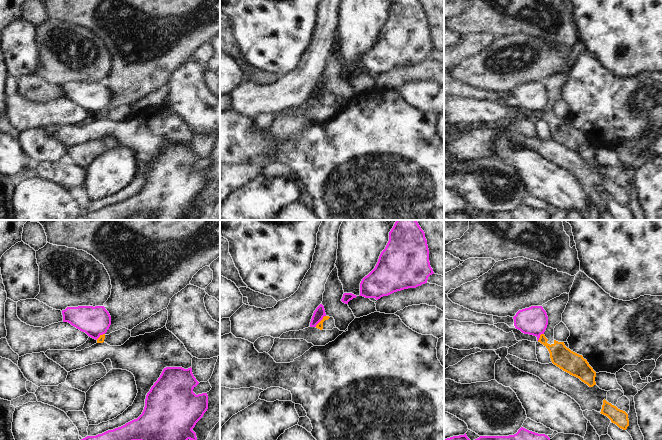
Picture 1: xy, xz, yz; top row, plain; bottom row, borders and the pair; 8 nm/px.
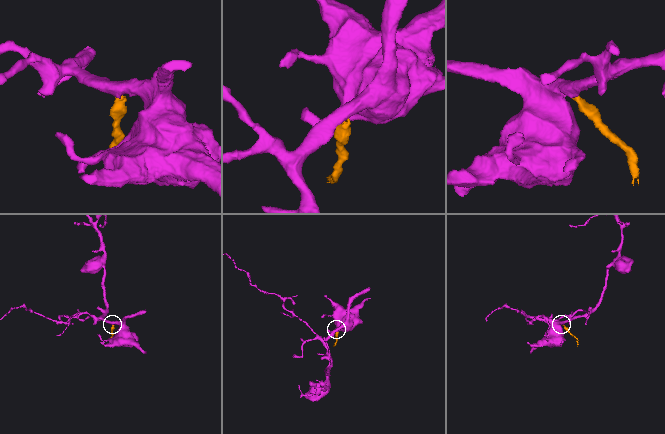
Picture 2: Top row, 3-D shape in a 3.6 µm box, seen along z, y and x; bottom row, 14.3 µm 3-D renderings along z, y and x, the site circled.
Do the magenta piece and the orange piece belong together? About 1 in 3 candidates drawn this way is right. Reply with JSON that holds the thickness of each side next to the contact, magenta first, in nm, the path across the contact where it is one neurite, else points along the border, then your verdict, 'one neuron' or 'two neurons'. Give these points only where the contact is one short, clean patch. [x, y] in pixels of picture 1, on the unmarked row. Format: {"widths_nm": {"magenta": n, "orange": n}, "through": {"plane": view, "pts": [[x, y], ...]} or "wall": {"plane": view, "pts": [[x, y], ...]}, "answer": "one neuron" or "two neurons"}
{"widths_nm": {"magenta": 90, "orange": 50}, "wall": {"plane": "xz", "pts": [[325, 91], [315, 102]]}, "answer": "two neurons"}

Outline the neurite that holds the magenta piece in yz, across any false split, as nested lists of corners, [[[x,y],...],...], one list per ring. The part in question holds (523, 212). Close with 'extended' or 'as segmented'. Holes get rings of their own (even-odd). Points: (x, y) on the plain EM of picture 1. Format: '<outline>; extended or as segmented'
[[[521,203],[514,211],[509,212],[480,212],[471,217],[466,209],[444,215],[444,220],[549,220],[550,214]]]; as segmented

